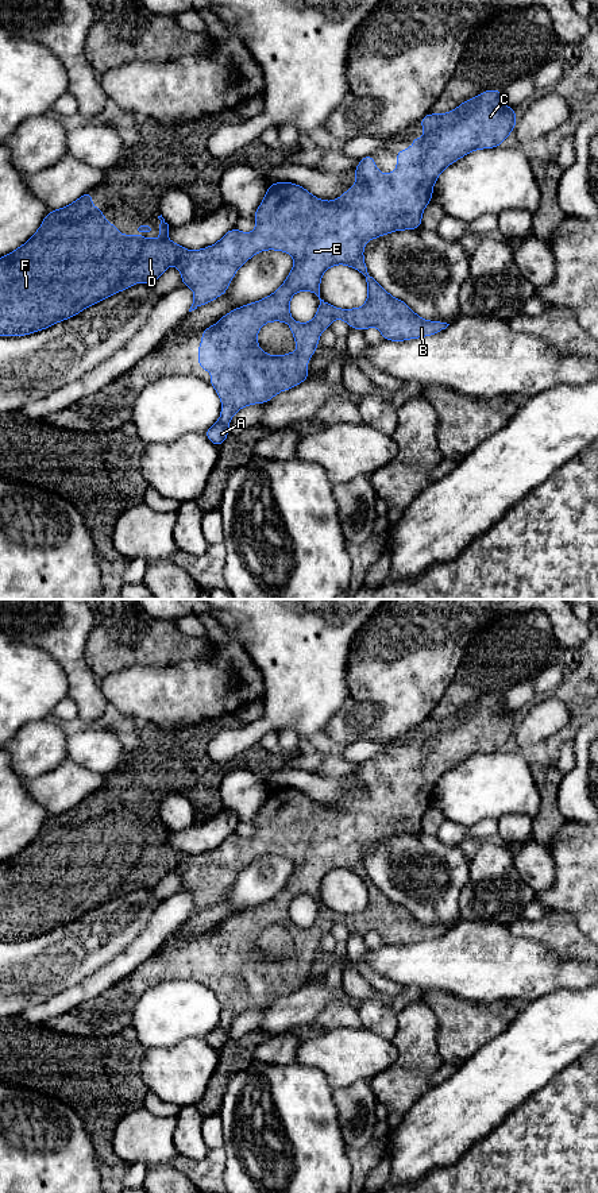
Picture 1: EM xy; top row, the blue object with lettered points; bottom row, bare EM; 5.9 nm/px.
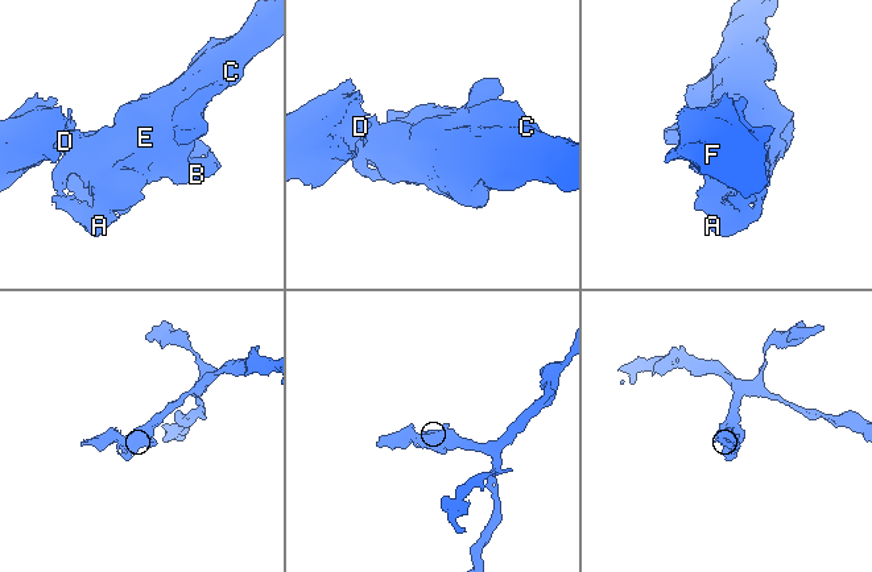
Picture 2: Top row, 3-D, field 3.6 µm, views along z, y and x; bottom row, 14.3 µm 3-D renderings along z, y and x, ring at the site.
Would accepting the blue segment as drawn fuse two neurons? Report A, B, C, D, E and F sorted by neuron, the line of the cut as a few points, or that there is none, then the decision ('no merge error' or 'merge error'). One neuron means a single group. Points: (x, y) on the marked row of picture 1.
groups A B C E / D F; cut xy (186, 250), (172, 263); merge error

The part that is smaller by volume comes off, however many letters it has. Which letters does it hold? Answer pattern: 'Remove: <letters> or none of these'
Remove: D, F

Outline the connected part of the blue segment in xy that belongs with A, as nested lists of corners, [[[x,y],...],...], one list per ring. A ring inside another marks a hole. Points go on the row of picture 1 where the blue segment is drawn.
[[[490,89],[482,94],[462,103],[456,109],[448,113],[433,115],[428,113],[420,120],[425,135],[420,139],[412,138],[409,147],[398,151],[396,161],[398,169],[389,174],[381,174],[375,167],[375,161],[371,155],[360,159],[360,163],[354,170],[356,184],[343,193],[336,201],[323,201],[312,196],[306,189],[292,182],[277,182],[269,185],[266,197],[261,202],[254,215],[256,229],[251,233],[240,232],[236,228],[228,231],[216,244],[196,251],[185,251],[173,263],[181,271],[182,285],[193,289],[194,300],[189,312],[198,306],[223,296],[228,289],[236,270],[246,263],[251,256],[265,250],[278,250],[289,252],[294,259],[293,270],[282,286],[271,296],[262,298],[258,302],[247,304],[242,308],[223,316],[223,318],[204,329],[202,343],[198,345],[198,364],[204,371],[212,371],[215,375],[209,378],[209,383],[216,389],[221,404],[221,414],[219,421],[212,425],[205,436],[215,445],[220,447],[228,437],[228,425],[232,416],[242,408],[251,404],[269,402],[275,394],[282,390],[289,390],[302,381],[309,378],[306,362],[315,354],[319,345],[321,332],[331,327],[333,318],[343,318],[351,328],[366,331],[369,327],[377,327],[383,339],[391,341],[402,341],[416,337],[424,337],[445,329],[450,324],[441,321],[427,321],[418,317],[402,300],[393,298],[367,271],[363,260],[363,247],[369,240],[377,236],[387,235],[393,231],[417,229],[421,227],[421,215],[424,208],[432,201],[432,189],[437,175],[448,167],[452,162],[464,157],[466,154],[479,150],[498,147],[516,126],[516,109],[506,107],[501,100],[501,90]],[[333,265],[347,265],[360,271],[367,281],[367,302],[356,309],[337,309],[320,298],[320,279],[321,275]],[[300,290],[309,290],[315,293],[319,300],[319,310],[310,323],[300,324],[294,321],[289,312],[289,301],[292,296]],[[269,321],[285,321],[293,332],[293,337],[298,344],[298,350],[292,354],[273,356],[265,354],[256,341],[259,328]]]

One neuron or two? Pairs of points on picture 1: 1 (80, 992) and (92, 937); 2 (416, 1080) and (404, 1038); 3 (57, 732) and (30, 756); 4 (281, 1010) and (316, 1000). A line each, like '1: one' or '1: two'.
1: two
2: one
3: one
4: one

